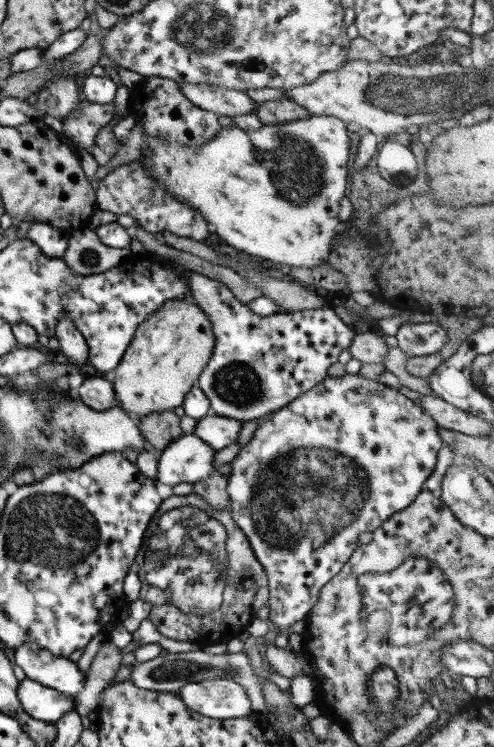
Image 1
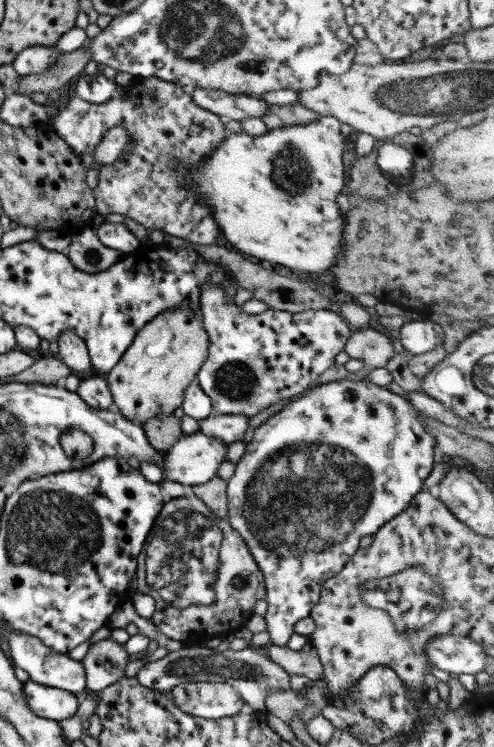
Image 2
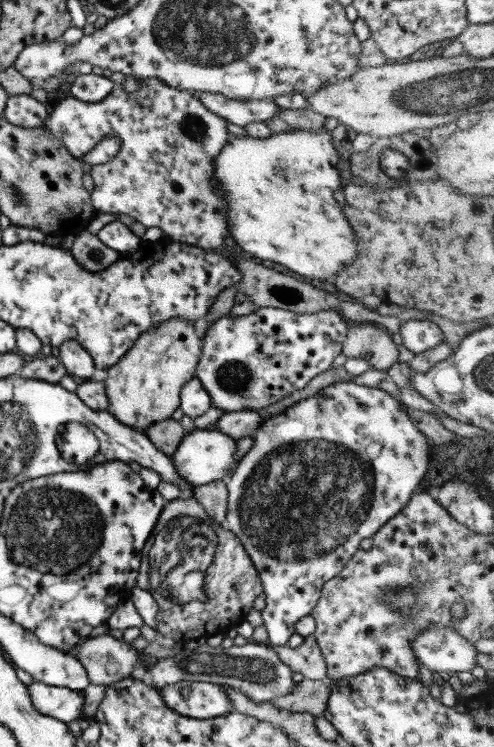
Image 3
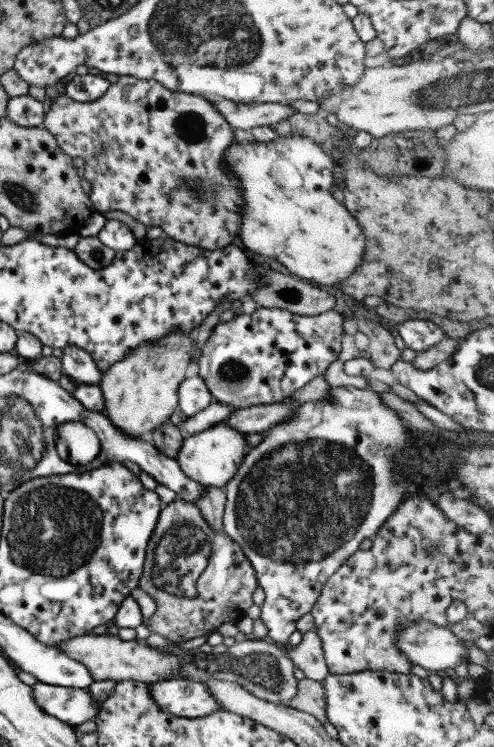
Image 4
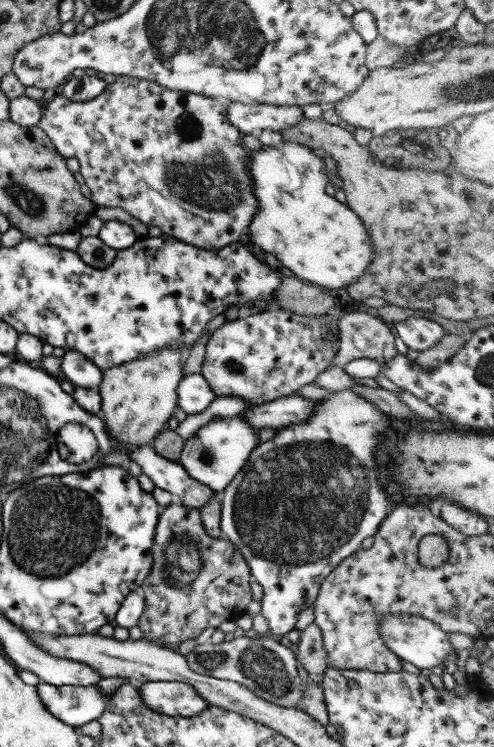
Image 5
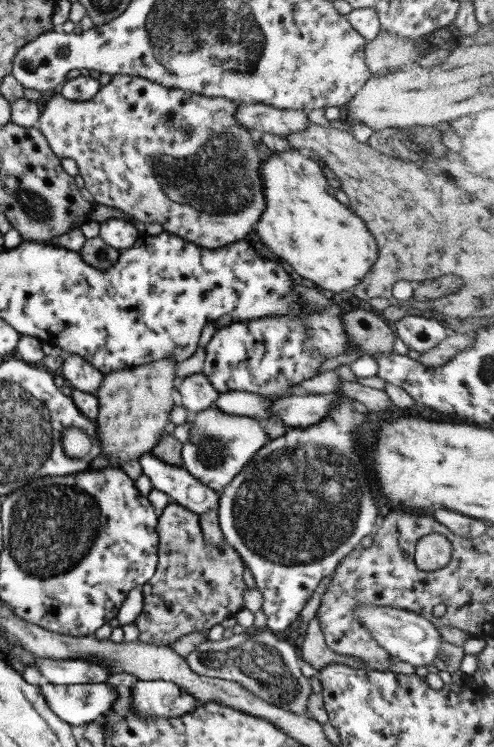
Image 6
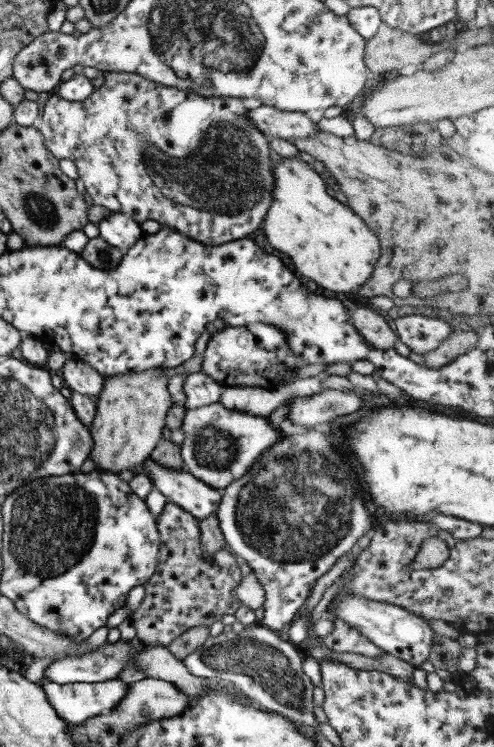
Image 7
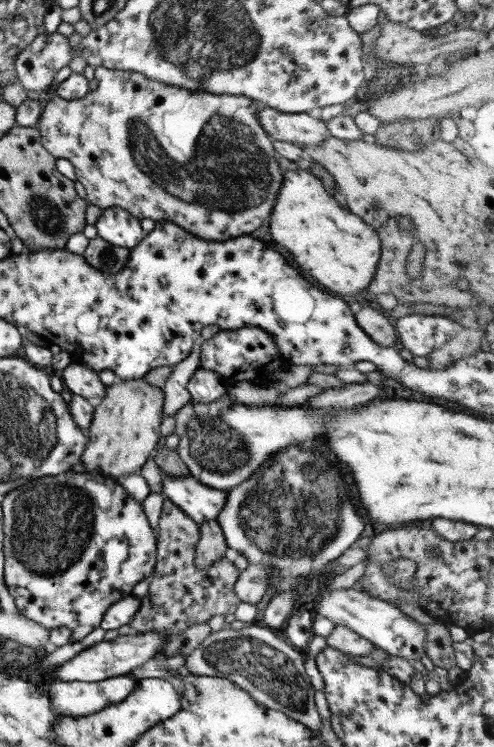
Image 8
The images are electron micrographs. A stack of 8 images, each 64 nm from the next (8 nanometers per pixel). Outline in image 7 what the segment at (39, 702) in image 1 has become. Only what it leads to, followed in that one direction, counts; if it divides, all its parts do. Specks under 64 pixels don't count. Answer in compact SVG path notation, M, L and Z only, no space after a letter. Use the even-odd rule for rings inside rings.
M118 679L106 680L104 682L74 682L72 684L58 684L52 681L43 681L42 688L46 693L48 702L57 712L62 720L72 724L82 724L88 718L100 716L105 712L112 710L126 694L129 692L129 685Z

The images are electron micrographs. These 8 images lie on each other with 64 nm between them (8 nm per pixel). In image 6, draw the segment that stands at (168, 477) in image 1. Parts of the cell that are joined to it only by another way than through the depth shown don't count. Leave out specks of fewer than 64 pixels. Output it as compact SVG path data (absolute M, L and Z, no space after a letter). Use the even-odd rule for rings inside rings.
M212 406L202 412L189 414L189 418L190 434L187 437L188 442L183 443L181 450L182 467L192 477L196 477L202 484L217 492L228 486L240 472L246 470L248 462L256 452L270 441L261 421L250 416L224 414Z

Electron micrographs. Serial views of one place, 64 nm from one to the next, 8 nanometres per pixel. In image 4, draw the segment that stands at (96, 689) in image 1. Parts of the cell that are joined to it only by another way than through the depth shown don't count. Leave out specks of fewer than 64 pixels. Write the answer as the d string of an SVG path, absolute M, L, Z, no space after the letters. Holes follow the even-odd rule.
M104 634L76 636L70 640L60 640L56 649L66 653L68 657L81 662L88 668L94 682L98 680L136 680L143 683L152 683L155 680L166 680L170 678L184 679L180 676L180 656L161 652L158 648L139 644L137 640L123 641L118 636Z

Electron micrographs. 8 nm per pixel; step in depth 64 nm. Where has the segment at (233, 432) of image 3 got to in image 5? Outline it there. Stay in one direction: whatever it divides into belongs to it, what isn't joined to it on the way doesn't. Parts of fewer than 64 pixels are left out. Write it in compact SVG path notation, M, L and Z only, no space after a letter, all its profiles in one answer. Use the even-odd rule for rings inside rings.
M295 394L273 402L254 405L239 417L258 431L262 428L280 428L306 421L314 413L315 404L316 401L308 401Z

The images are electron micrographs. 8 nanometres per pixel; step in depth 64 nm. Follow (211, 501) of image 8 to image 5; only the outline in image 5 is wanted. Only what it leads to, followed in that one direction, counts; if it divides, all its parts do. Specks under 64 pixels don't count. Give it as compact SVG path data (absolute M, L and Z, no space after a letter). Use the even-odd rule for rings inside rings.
M150 443L126 453L152 479L154 486L171 492L179 504L198 509L214 495L209 486L190 477L179 463L159 456Z

